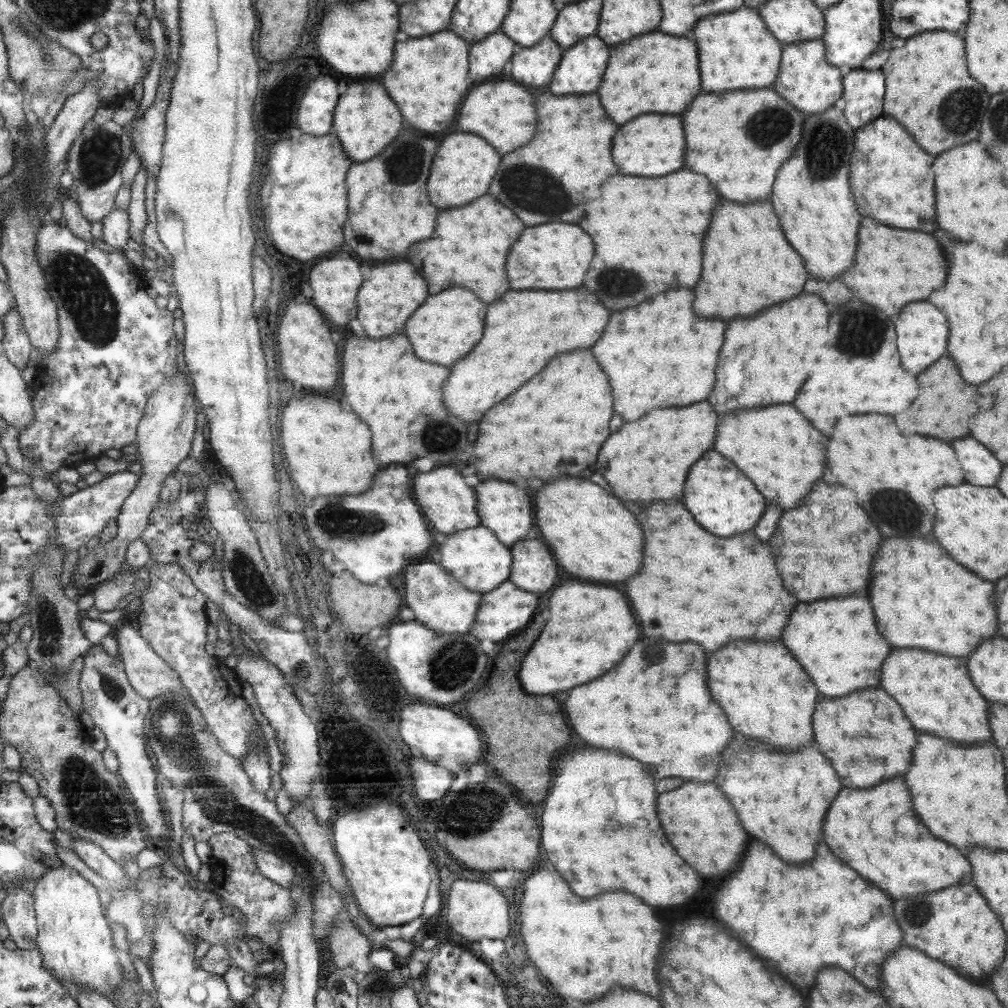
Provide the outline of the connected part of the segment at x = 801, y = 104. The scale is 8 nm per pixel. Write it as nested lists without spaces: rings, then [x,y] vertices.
[[[816,39],[790,43],[785,45],[782,52],[779,76],[774,90],[806,114],[824,112],[842,96],[842,74],[836,65],[827,60],[826,48],[823,39]]]

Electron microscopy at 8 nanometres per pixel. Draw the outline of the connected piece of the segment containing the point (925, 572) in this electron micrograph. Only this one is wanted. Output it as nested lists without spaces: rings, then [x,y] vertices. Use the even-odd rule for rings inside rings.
[[[924,536],[913,540],[905,538],[884,538],[884,548],[880,548],[880,556],[876,556],[876,564],[882,564],[882,568],[872,568],[872,604],[876,604],[876,620],[880,620],[880,632],[884,632],[884,636],[888,636],[888,640],[892,640],[892,644],[896,644],[896,648],[922,648],[922,650],[932,650],[938,654],[946,654],[946,656],[968,656],[970,652],[986,638],[992,638],[998,630],[996,626],[996,598],[994,598],[994,586],[992,582],[986,582],[982,578],[978,578],[976,574],[968,572],[964,566],[956,564],[950,554],[936,542],[934,536]]]

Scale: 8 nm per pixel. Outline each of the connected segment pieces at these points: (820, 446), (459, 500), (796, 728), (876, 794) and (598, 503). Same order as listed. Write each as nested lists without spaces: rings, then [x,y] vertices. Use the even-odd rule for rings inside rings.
[[[776,404],[744,412],[726,412],[720,422],[716,450],[724,452],[730,460],[736,460],[736,464],[756,480],[756,488],[768,496],[768,502],[790,510],[800,506],[800,500],[810,492],[812,482],[824,472],[826,436],[810,426],[792,404]]]
[[[434,468],[430,472],[418,474],[414,482],[415,500],[423,509],[424,516],[428,522],[438,530],[444,532],[444,537],[467,530],[467,528],[478,527],[481,524],[481,517],[478,509],[478,493],[472,490],[468,484],[464,484],[464,478],[458,474],[456,468]]]
[[[732,640],[732,644],[710,656],[708,680],[712,680],[712,692],[724,704],[724,712],[728,712],[728,720],[732,720],[736,732],[766,742],[780,752],[796,750],[814,740],[812,712],[818,690],[782,642]]]
[[[902,776],[886,780],[876,788],[844,788],[828,812],[824,840],[860,876],[884,888],[892,898],[906,898],[920,892],[948,888],[952,884],[973,882],[974,871],[960,850],[934,838],[912,810],[912,800]],[[906,818],[906,830],[900,824]]]
[[[560,478],[550,484],[544,484],[536,492],[536,524],[537,532],[548,541],[552,548],[556,548],[556,560],[564,566],[566,572],[586,578],[586,580],[600,580],[600,582],[624,582],[626,578],[634,576],[642,566],[642,530],[630,510],[626,510],[616,498],[612,498],[604,488],[594,482],[580,480],[580,478]]]

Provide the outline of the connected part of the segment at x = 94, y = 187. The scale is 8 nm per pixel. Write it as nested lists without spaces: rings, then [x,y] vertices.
[[[92,119],[71,148],[68,169],[76,181],[71,188],[71,196],[80,201],[83,213],[92,222],[103,222],[115,211],[118,192],[124,186],[124,164],[134,144],[130,139],[131,135],[116,120],[101,125]]]

